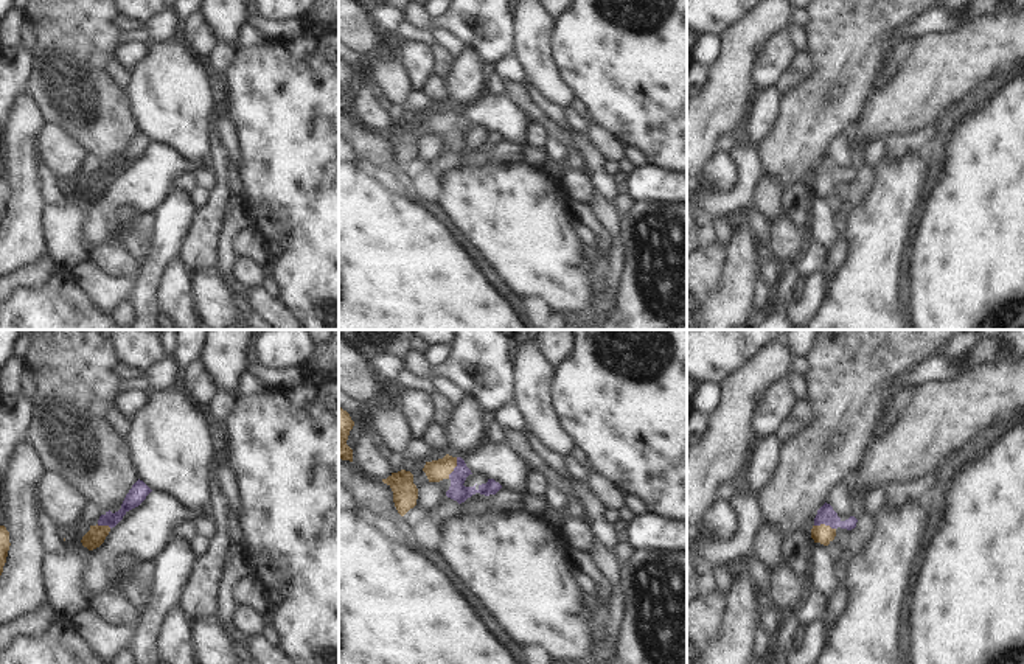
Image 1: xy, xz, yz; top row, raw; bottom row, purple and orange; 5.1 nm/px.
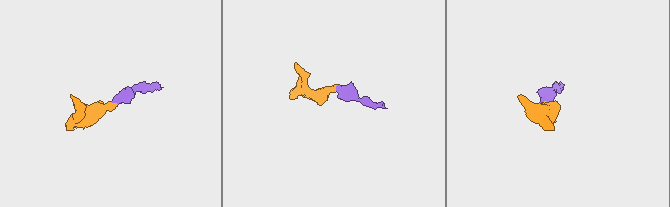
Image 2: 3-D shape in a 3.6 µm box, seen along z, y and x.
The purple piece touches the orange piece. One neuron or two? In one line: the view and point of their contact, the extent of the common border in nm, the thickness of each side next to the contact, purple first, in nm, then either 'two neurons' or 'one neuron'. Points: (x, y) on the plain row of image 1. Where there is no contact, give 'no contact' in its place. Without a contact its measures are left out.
meets purple in xz at (454, 120); contact 120 nm long; 90 nm thick on the purple side, 110 nm on the other; one neuron

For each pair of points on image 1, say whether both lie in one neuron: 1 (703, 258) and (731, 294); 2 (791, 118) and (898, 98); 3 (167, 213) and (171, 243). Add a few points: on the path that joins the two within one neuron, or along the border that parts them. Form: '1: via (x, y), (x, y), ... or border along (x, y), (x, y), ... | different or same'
1: border along (726, 248), (726, 262), (720, 282), (703, 296) | different
2: border along (874, 89), (856, 122) | different
3: via (170, 221), (170, 235) | same

